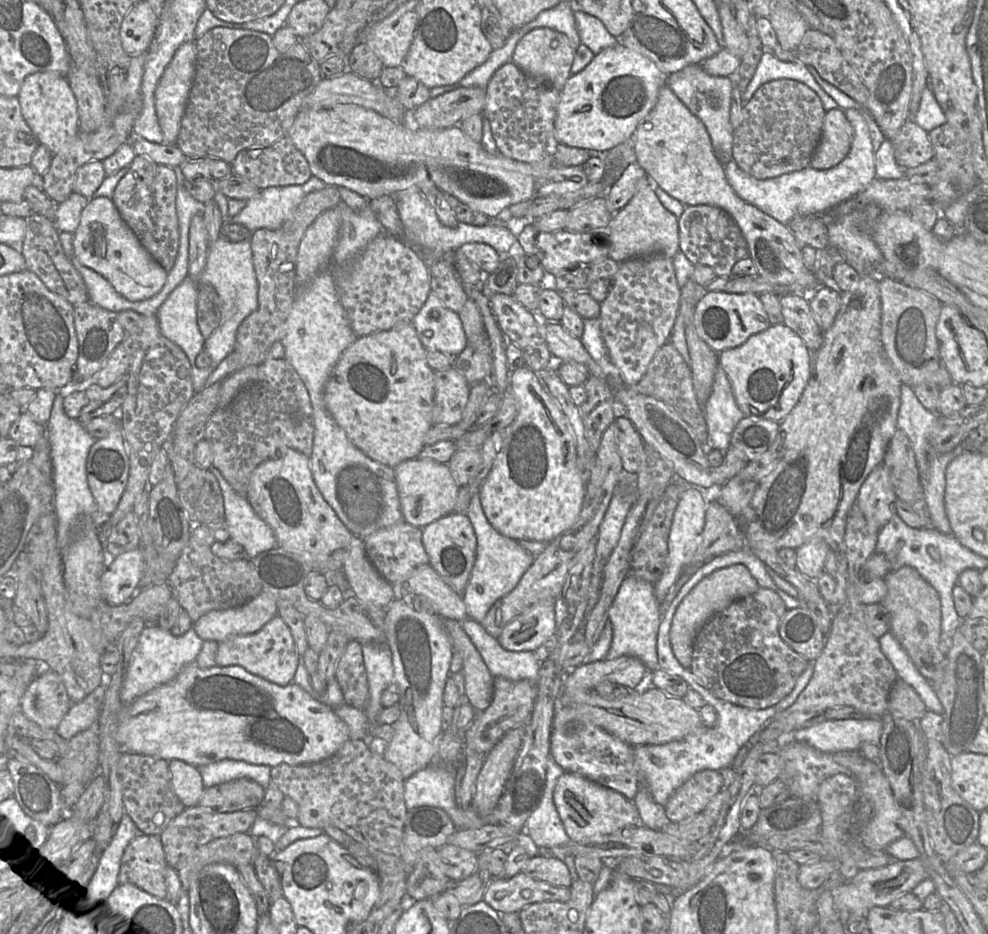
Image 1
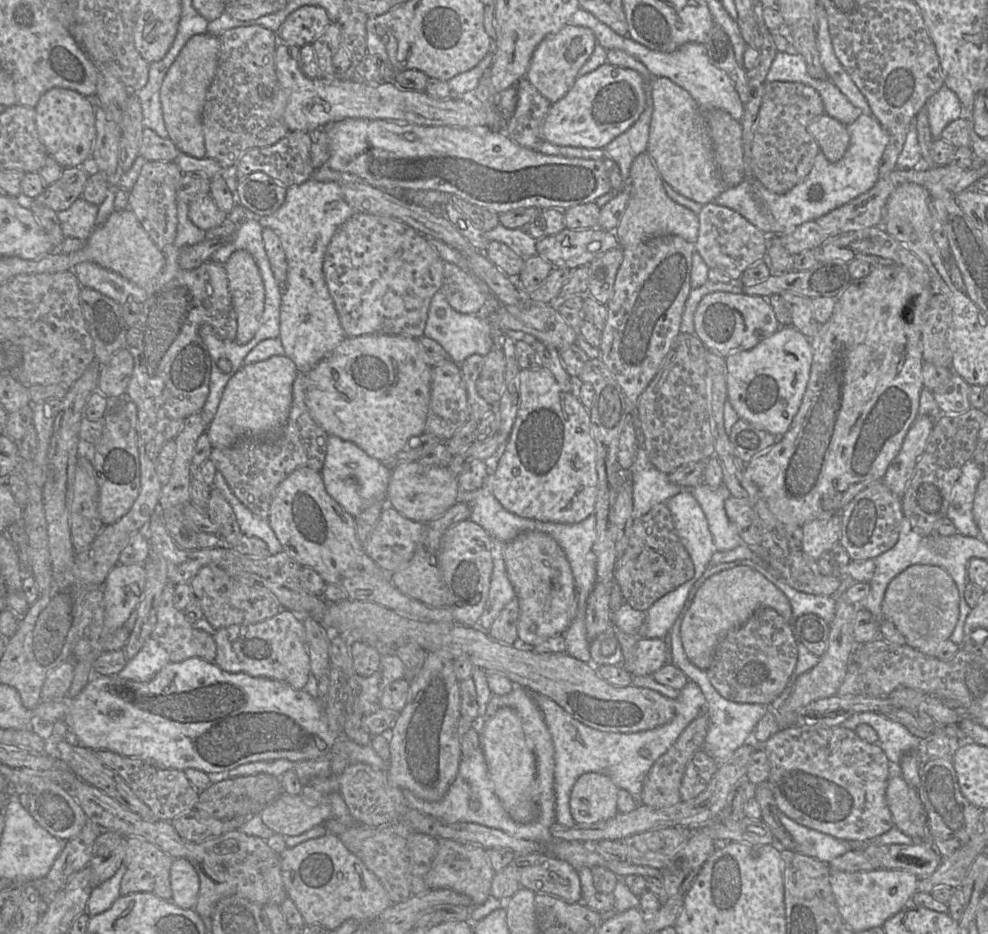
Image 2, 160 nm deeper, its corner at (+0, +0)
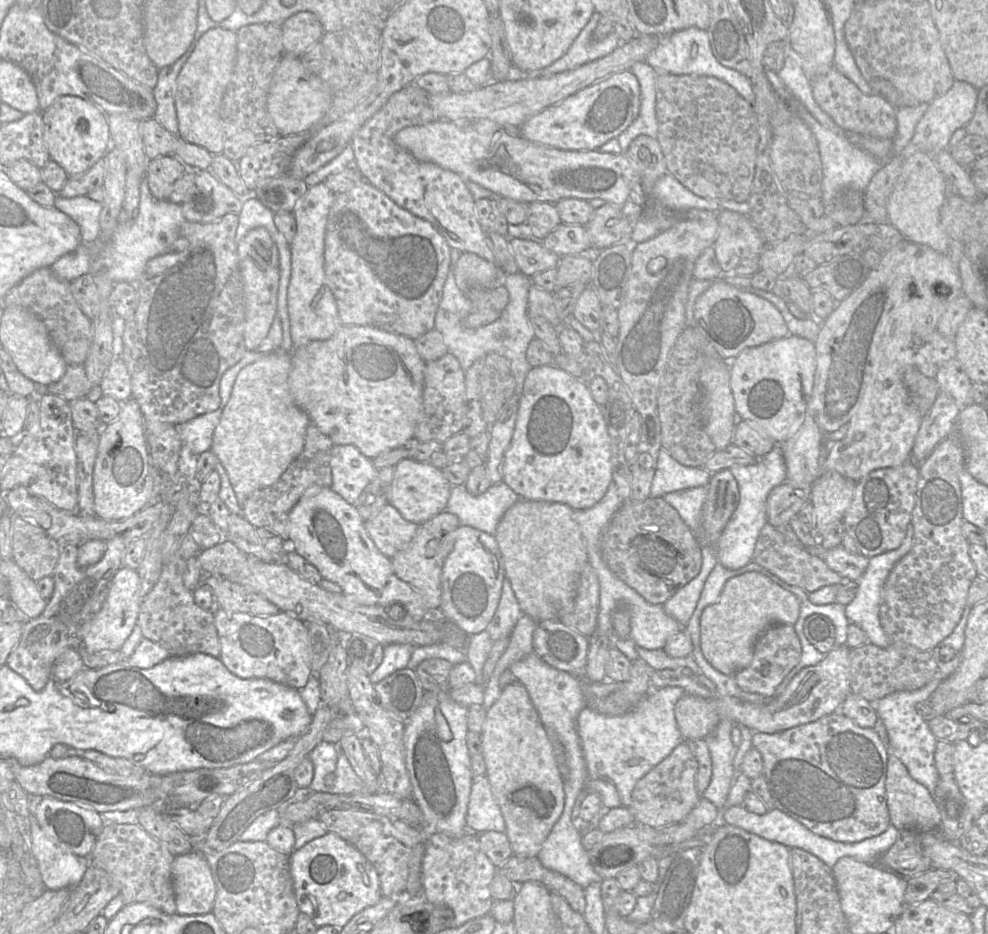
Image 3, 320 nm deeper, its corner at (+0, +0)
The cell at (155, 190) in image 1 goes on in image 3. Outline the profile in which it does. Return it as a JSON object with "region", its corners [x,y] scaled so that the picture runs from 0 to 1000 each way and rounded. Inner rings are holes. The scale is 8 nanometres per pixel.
{"region":[[[177,166],[152,170],[148,193],[155,211],[159,214],[171,214],[177,195],[188,184],[189,180]]]}

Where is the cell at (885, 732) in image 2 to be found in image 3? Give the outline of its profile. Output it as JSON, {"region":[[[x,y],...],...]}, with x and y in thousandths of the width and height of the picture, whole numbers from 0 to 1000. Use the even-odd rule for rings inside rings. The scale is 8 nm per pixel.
{"region":[[[969,698],[960,709],[949,707],[948,719],[940,731],[927,739],[904,741],[885,753],[888,771],[892,771],[896,777],[899,796],[905,808],[916,819],[921,831],[936,842],[942,851],[951,833],[945,816],[945,805],[949,791],[942,784],[939,773],[928,763],[926,756],[939,749],[950,732],[968,718],[972,708],[972,698]]]}

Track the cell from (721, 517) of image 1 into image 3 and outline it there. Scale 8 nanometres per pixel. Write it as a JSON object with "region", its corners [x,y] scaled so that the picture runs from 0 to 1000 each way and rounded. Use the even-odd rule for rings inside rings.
{"region":[[[799,517],[783,521],[776,533],[776,560],[789,565],[798,563],[806,551],[820,536],[821,524],[804,522]]]}

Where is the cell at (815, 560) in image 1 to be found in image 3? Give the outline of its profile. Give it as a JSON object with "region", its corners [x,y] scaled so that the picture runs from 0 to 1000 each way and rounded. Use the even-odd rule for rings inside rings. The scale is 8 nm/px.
{"region":[[[838,504],[824,516],[819,539],[823,543],[824,563],[828,570],[853,556],[861,540],[865,520],[865,515],[846,504]]]}

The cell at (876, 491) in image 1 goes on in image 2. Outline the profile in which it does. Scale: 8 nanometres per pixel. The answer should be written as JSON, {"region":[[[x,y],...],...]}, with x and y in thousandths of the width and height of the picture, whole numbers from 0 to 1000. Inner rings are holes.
{"region":[[[929,444],[921,456],[908,488],[900,497],[892,514],[909,532],[913,532],[924,509],[926,498],[935,484],[947,448]]]}

